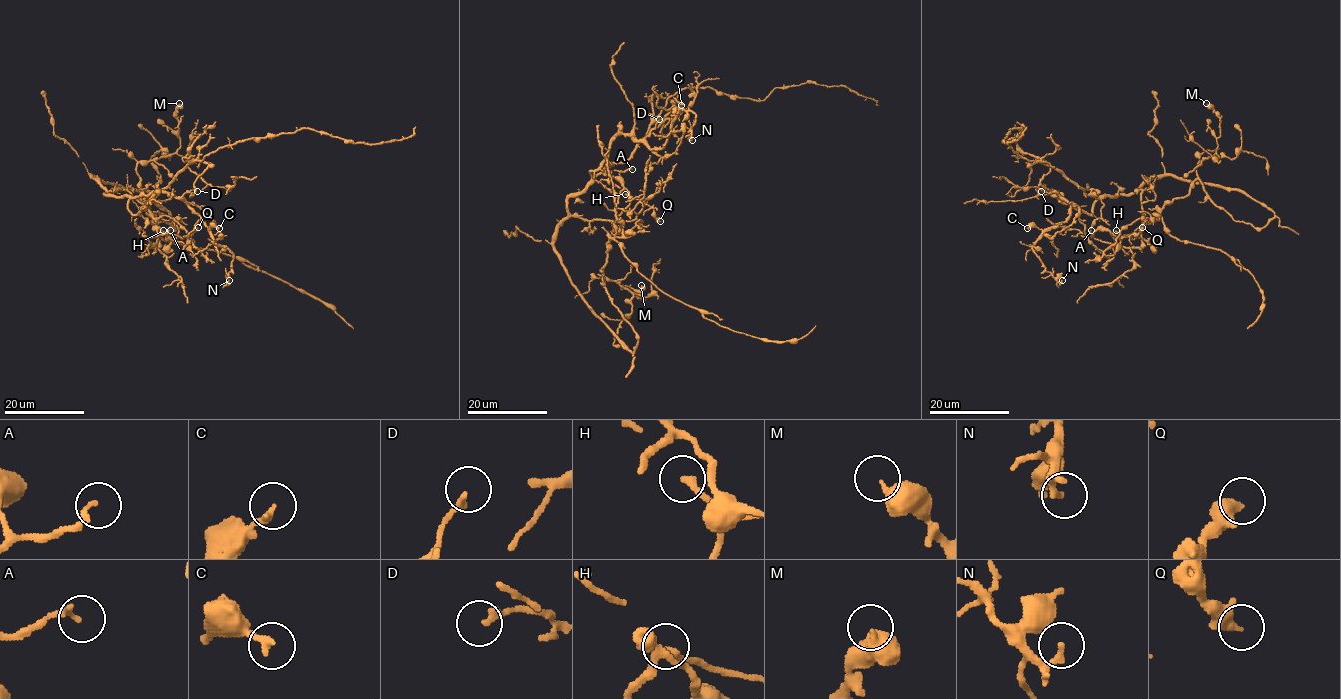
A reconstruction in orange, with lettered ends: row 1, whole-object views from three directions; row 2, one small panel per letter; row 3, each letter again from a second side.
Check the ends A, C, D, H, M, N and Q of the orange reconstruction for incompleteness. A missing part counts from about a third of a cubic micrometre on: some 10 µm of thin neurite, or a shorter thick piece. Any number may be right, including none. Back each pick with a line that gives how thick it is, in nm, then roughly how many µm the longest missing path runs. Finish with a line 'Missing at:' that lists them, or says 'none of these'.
Missing at: none of these

